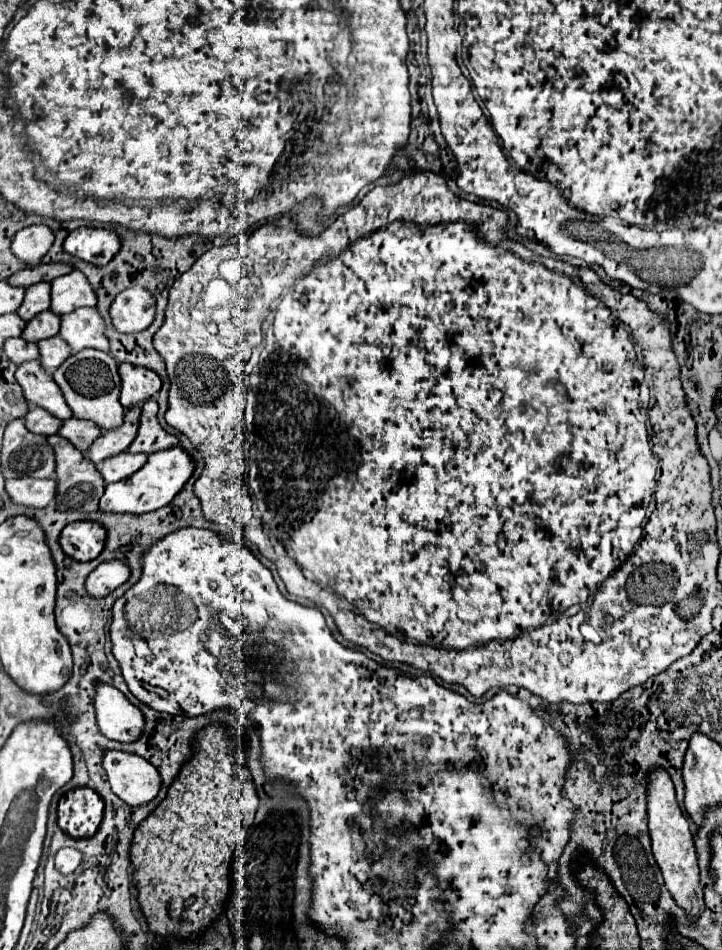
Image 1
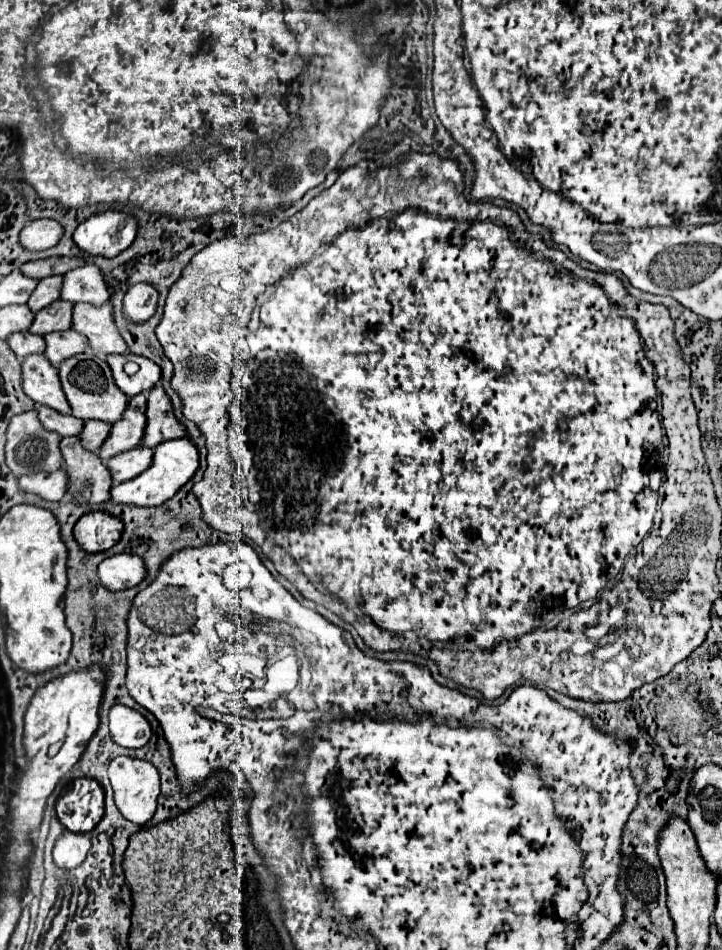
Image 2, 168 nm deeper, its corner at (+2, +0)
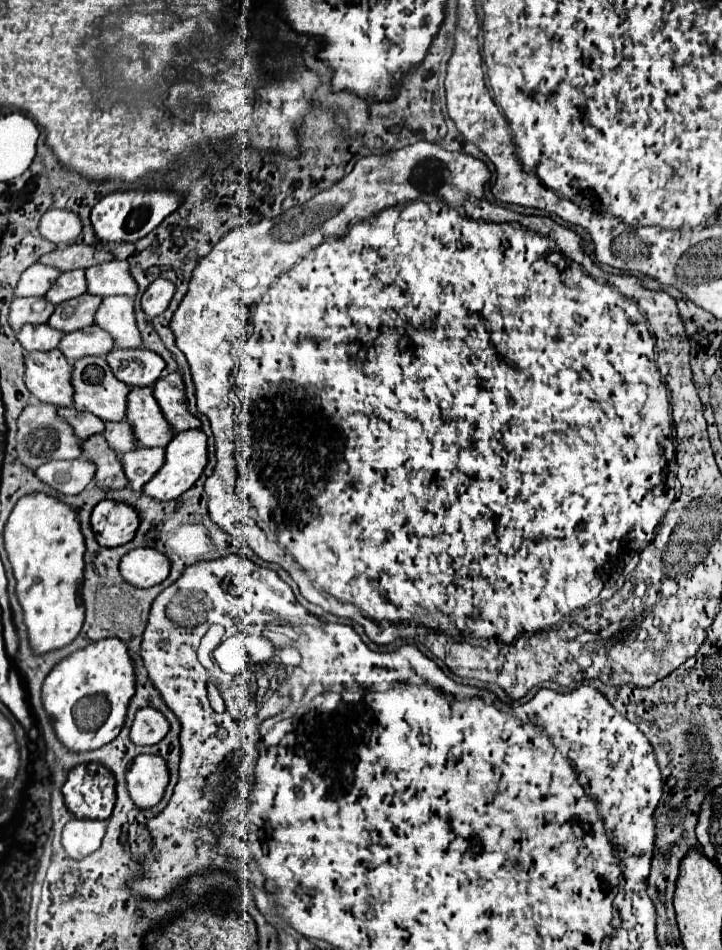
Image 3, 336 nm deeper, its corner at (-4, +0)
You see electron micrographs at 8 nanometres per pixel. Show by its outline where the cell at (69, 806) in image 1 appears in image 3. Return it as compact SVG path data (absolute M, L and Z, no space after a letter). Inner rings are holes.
M99 763L77 765L69 771L63 795L79 819L107 819L115 805L115 777Z

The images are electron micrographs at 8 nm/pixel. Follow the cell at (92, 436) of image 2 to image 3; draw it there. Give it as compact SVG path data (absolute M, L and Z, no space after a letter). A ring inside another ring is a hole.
M127 421L119 423L105 423L105 433L103 433L113 449L117 449L117 455L123 455L131 449L137 447L137 439L133 433L133 427Z

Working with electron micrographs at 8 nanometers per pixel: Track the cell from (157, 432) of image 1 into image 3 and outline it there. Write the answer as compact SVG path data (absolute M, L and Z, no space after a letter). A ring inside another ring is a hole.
M179 373L161 375L153 385L153 395L159 401L165 417L175 433L201 427L201 421L195 415L191 415L187 409L183 377Z

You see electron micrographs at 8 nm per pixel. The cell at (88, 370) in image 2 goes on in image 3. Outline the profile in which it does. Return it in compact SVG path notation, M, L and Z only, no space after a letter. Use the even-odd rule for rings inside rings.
M83 357L73 365L73 401L75 409L89 411L103 421L123 421L127 413L127 391L129 387L121 383L109 369L103 357Z

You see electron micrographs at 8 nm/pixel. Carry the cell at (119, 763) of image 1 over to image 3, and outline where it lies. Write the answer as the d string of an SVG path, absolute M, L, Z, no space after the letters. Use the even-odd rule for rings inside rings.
M137 755L127 771L127 787L133 801L147 809L161 801L169 783L169 767L159 755Z

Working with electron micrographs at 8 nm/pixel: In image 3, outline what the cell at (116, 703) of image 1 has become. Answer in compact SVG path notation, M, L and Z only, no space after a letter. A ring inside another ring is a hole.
M153 707L139 709L131 727L131 741L137 745L155 745L169 731L169 721L165 715Z

